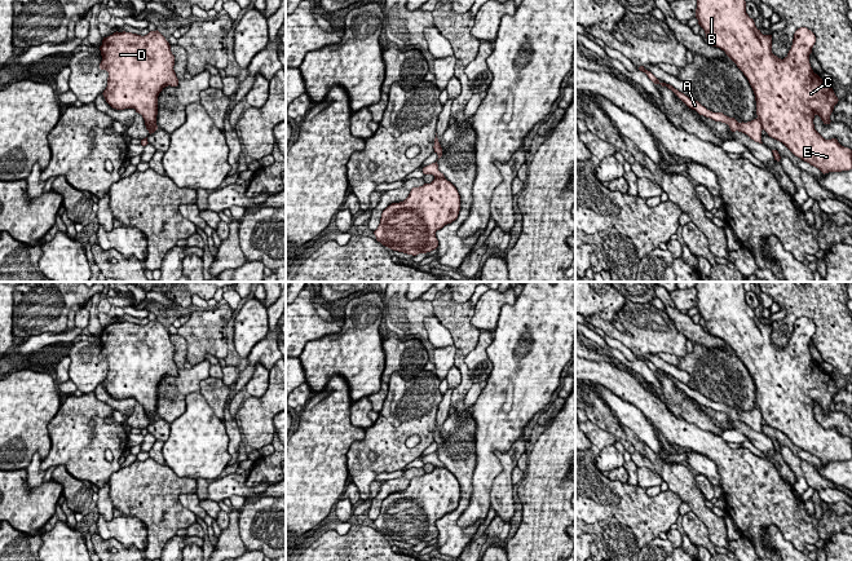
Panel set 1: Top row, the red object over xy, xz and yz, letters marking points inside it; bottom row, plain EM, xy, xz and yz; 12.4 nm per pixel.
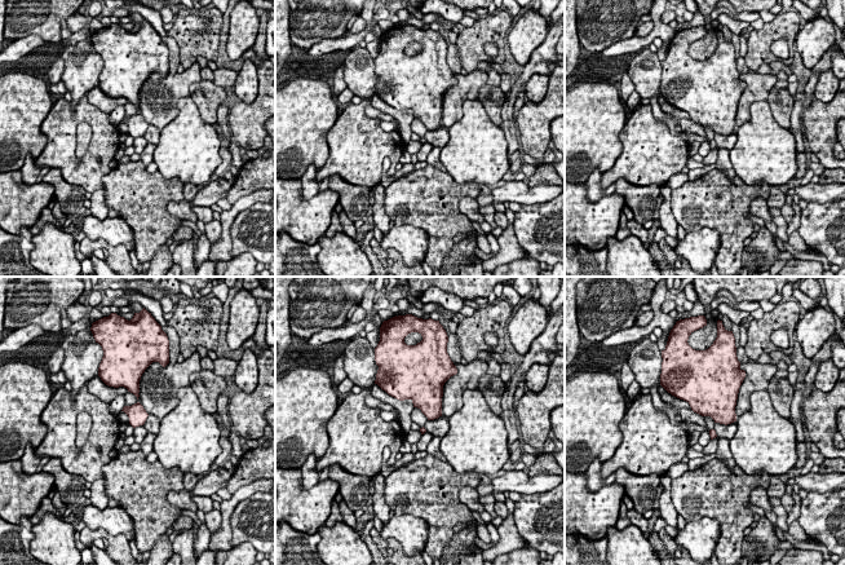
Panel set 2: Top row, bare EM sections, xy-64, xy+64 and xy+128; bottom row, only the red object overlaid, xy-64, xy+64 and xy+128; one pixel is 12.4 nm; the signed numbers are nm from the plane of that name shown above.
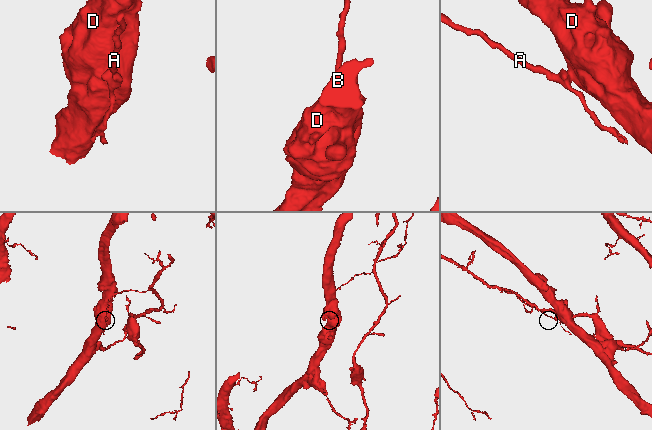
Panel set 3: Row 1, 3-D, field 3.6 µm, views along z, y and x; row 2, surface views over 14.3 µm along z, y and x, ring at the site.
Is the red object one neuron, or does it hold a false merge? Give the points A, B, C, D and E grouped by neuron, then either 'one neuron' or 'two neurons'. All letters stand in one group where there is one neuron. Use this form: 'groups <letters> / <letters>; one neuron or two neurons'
groups A / B C D E; two neurons

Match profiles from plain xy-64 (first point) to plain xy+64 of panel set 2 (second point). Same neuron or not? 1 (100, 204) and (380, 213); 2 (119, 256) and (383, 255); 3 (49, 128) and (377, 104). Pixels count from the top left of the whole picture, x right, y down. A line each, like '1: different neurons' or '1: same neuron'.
1: same neuron
2: same neuron
3: different neurons

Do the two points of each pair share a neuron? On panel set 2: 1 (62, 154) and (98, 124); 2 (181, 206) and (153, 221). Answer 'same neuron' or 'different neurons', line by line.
1: same neuron
2: different neurons

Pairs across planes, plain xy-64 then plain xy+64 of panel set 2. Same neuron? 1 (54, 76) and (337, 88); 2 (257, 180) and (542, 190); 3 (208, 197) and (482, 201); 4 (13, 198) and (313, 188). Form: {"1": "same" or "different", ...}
{"1": "same", "2": "different", "3": "different", "4": "different"}

